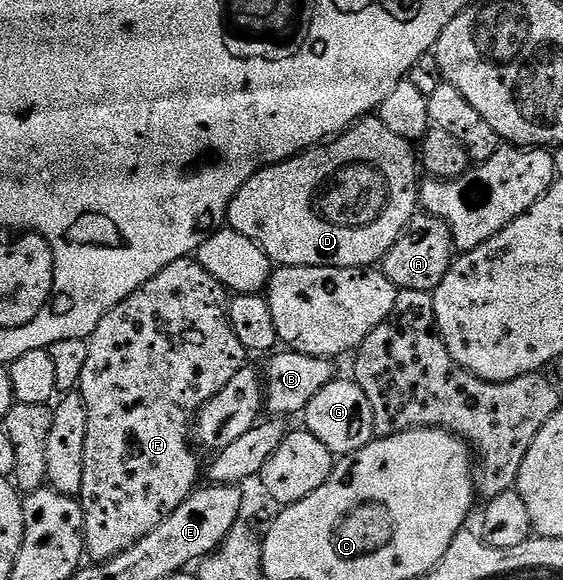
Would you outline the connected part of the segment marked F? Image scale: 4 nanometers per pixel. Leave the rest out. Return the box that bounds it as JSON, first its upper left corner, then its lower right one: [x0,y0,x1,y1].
[79,258,247,562]

